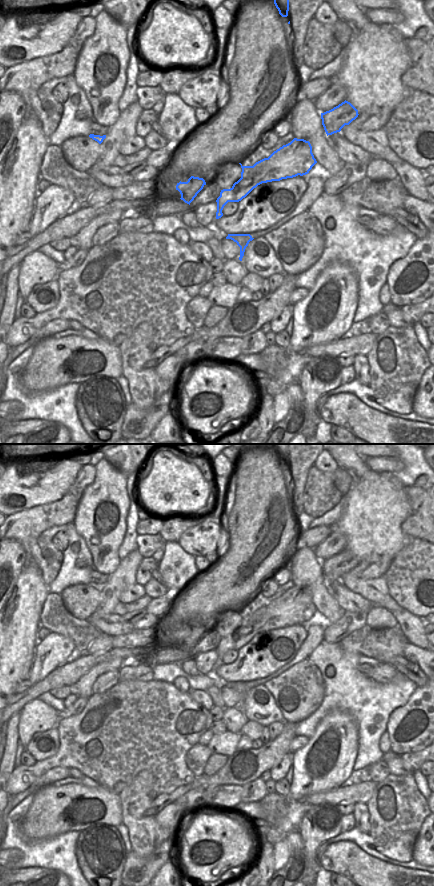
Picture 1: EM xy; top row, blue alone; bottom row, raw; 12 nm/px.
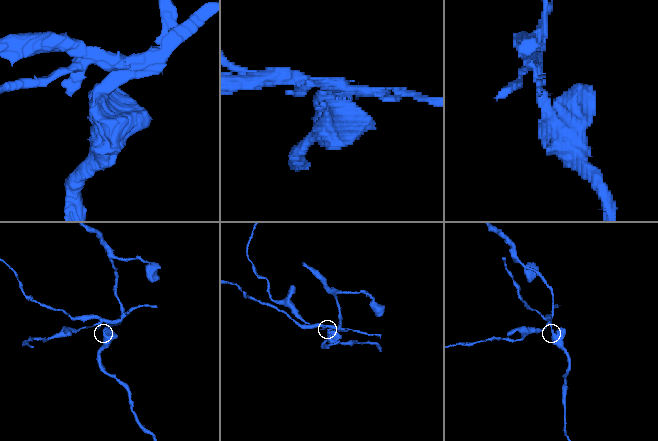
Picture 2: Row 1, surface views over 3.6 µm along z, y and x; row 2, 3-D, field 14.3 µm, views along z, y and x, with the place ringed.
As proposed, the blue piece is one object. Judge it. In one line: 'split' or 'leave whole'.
split

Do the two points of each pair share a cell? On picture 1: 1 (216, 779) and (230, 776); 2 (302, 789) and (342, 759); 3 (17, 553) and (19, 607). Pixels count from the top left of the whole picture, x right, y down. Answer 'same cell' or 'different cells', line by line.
1: same cell
2: same cell
3: different cells

